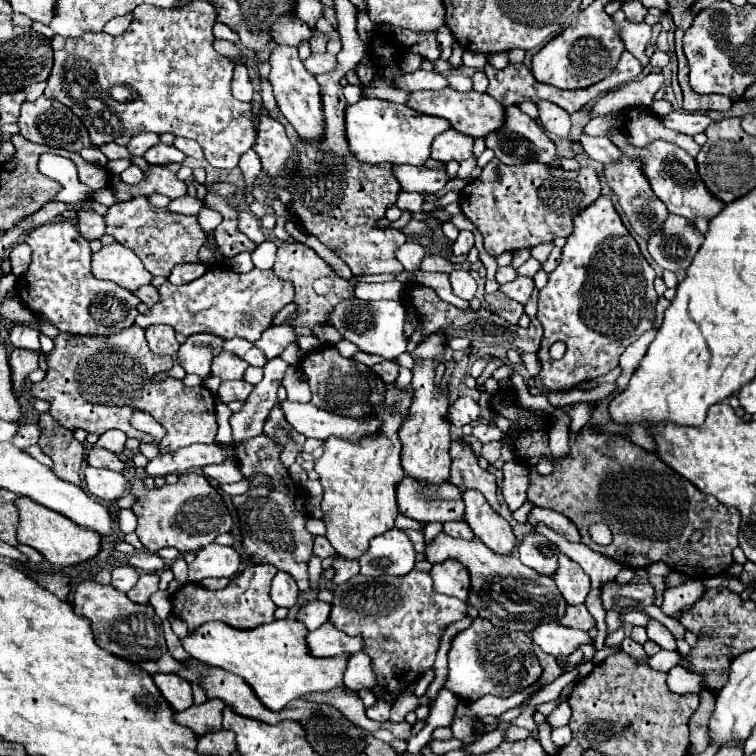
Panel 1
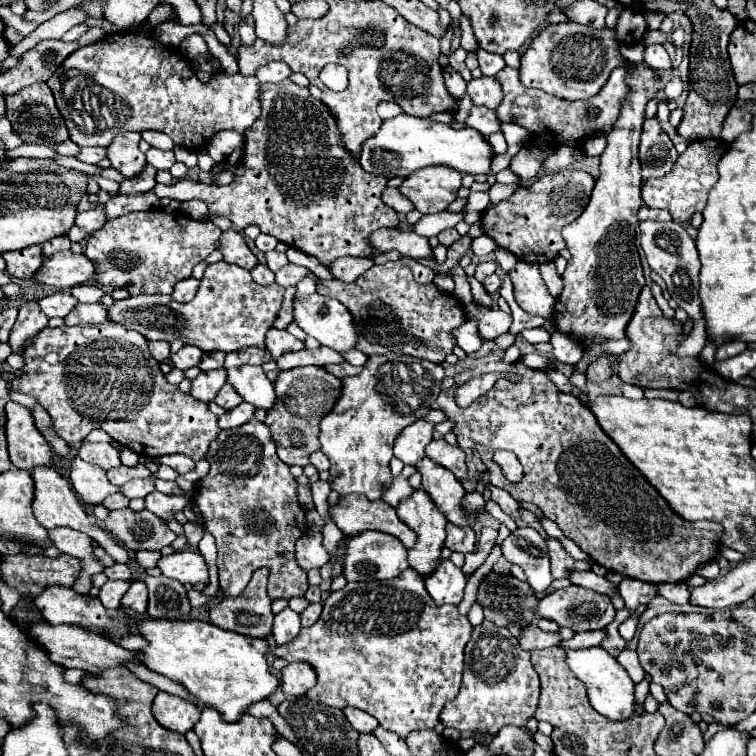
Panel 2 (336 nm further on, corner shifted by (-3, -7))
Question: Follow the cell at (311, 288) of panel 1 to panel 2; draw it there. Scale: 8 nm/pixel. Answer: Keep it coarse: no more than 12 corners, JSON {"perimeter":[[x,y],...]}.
{"perimeter":[[266,252],[266,264],[272,272],[288,264],[284,252]]}

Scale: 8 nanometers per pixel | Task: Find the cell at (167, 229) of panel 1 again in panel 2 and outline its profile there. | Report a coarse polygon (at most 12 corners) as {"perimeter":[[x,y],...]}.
{"perimeter":[[152,208],[86,240],[98,282],[170,294],[212,250],[210,220]]}

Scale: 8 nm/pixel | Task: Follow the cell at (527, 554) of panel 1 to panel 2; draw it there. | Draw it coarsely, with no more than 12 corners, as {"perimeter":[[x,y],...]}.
{"perimeter":[[516,528],[502,542],[504,558],[518,564],[532,588],[550,582],[544,536]]}

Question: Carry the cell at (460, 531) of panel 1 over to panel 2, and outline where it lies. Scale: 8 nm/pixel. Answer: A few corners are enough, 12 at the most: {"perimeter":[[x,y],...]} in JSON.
{"perimeter":[[448,524],[446,548],[462,554],[474,552],[472,528]]}

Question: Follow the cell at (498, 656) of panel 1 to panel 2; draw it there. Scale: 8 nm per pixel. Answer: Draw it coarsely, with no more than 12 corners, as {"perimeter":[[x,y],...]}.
{"perimeter":[[474,626],[462,688],[440,722],[496,734],[540,696],[508,628]]}

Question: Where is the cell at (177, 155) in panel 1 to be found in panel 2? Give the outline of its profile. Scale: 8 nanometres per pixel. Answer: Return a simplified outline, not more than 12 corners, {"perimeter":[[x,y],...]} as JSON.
{"perimeter":[[172,150],[146,152],[148,164],[156,170],[170,170],[176,162]]}

